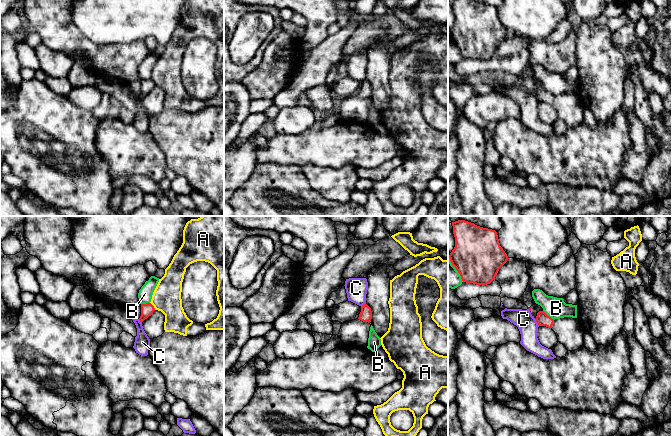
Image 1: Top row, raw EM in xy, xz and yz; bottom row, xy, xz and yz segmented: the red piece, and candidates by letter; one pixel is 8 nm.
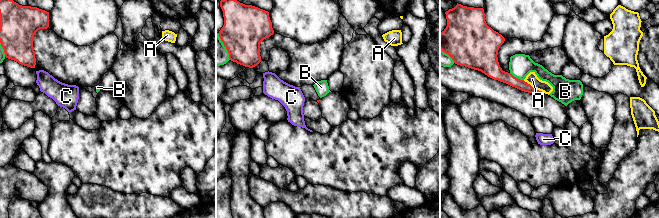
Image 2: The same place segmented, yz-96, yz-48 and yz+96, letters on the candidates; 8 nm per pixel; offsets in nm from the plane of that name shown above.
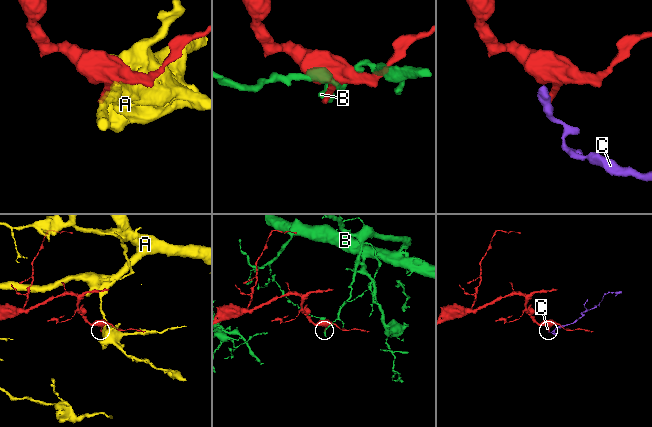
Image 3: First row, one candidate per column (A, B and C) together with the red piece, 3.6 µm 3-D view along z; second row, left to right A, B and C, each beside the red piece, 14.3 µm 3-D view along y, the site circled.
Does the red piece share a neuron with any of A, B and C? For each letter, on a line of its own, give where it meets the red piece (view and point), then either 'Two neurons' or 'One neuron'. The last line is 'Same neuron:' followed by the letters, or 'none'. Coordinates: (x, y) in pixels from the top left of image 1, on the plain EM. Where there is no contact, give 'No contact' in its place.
A: Touches red at xy (153, 82). Two neurons
B: Touches red at yz (549, 92). Two neurons
C: Touches red at yz (536, 97). Two neurons
Same neuron: none

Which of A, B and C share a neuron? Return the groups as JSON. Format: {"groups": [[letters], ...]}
{"groups": [["A"], ["B"], ["C"]]}

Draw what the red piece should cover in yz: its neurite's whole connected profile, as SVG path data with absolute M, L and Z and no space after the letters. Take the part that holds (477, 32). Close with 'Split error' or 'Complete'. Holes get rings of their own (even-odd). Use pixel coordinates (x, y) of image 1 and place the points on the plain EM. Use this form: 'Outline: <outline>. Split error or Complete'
Outline: M452 0L455 23L449 31L452 41L456 44L463 58L476 61L490 60L499 45L509 35L500 22L497 8L475 0Z. Complete

